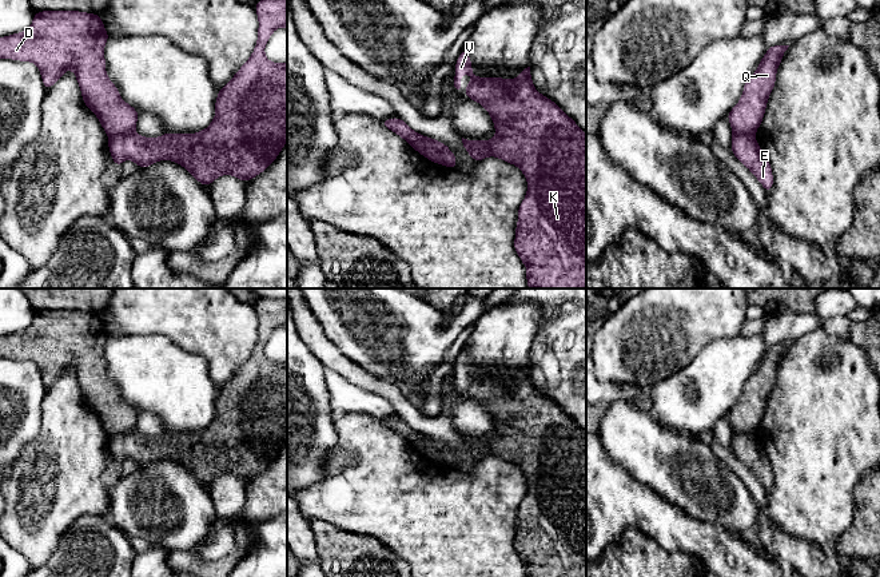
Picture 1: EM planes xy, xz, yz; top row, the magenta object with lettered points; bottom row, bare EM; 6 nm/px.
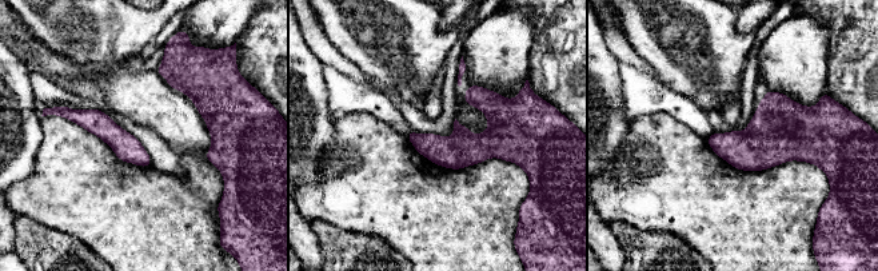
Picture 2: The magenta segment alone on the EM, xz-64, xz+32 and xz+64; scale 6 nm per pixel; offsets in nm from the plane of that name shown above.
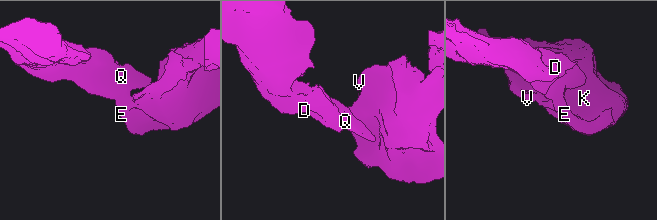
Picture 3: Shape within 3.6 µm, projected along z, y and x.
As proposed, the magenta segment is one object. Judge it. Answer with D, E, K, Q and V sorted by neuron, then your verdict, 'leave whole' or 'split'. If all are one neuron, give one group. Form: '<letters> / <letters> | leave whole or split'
D Q / E K V | split

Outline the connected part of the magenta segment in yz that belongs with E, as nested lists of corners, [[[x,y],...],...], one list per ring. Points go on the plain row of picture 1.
[[[733,433],[730,449],[762,484],[765,490],[773,488],[773,473],[766,454],[761,450],[754,434]]]

